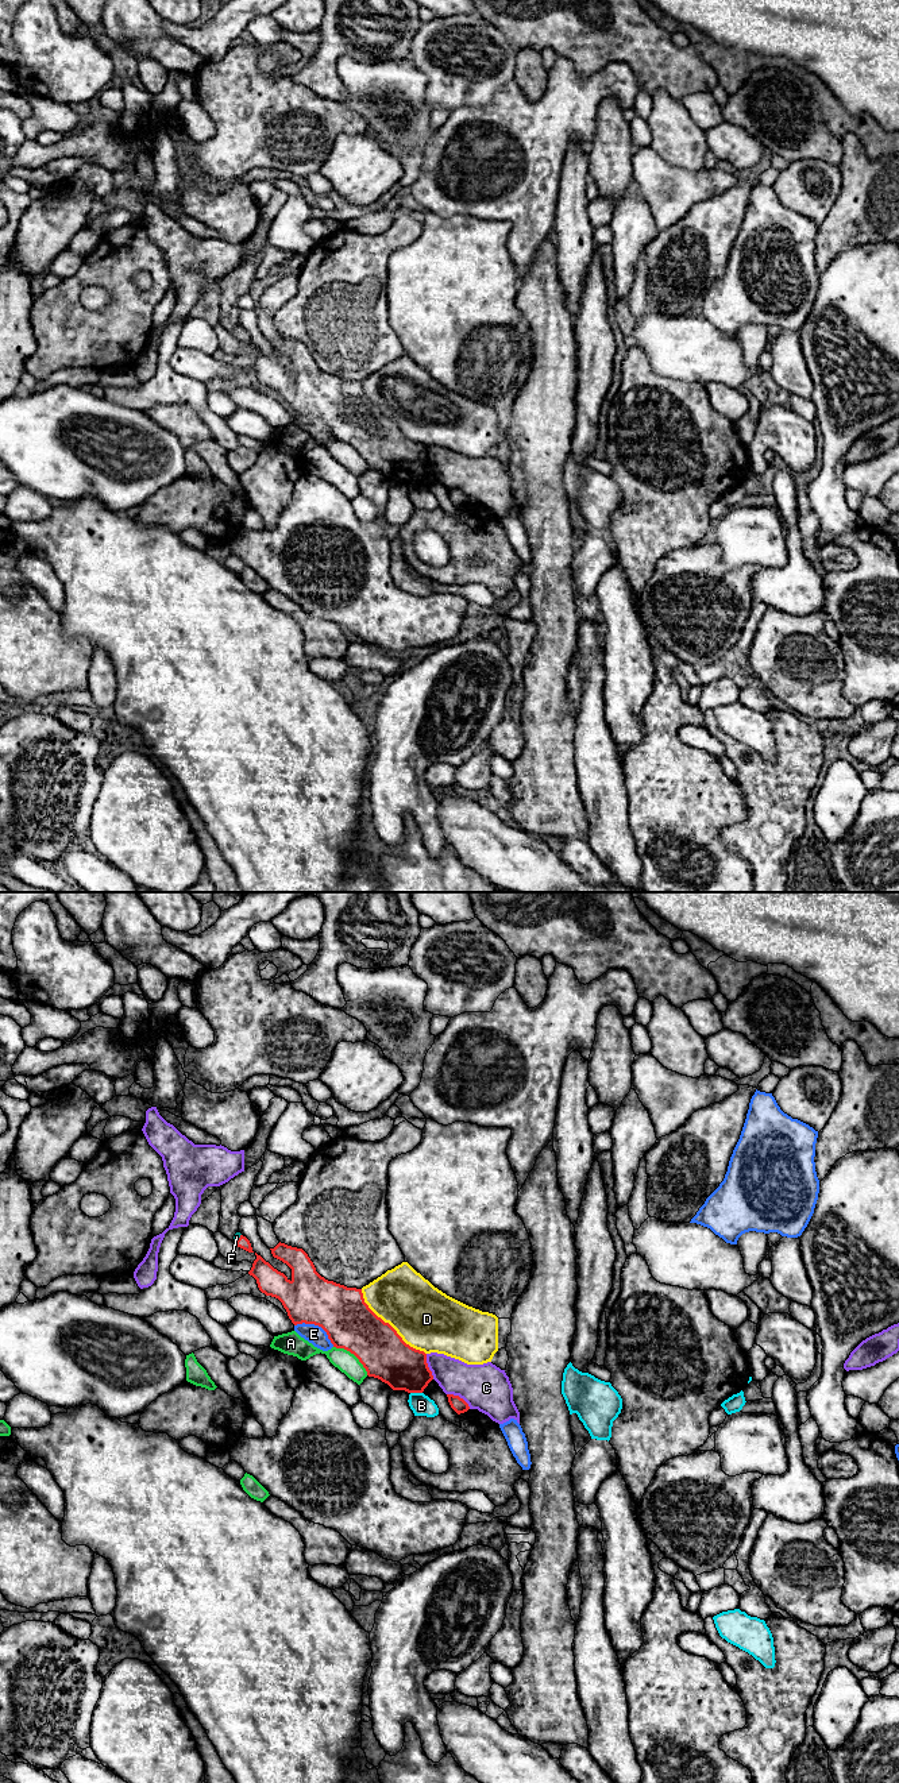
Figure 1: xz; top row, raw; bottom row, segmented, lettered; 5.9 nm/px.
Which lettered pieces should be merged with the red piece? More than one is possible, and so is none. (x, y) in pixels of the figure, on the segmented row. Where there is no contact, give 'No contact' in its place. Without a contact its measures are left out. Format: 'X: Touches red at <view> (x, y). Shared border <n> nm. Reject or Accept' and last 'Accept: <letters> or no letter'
A: Touches red at xz (354, 1354). Shared border 260 nm. Reject
B: Touches red at xz (416, 1392). Shared border 70 nm. Reject
C: Touches red at xz (458, 1396). Shared border 170 nm. Reject
D: Touches red at xz (389, 1324). Shared border 550 nm. Reject
E: Touches red at xz (317, 1324). Shared border 280 nm. Reject
F: Touches red at xz (239, 1238). Shared border 60 nm. Accept
Accept: F

